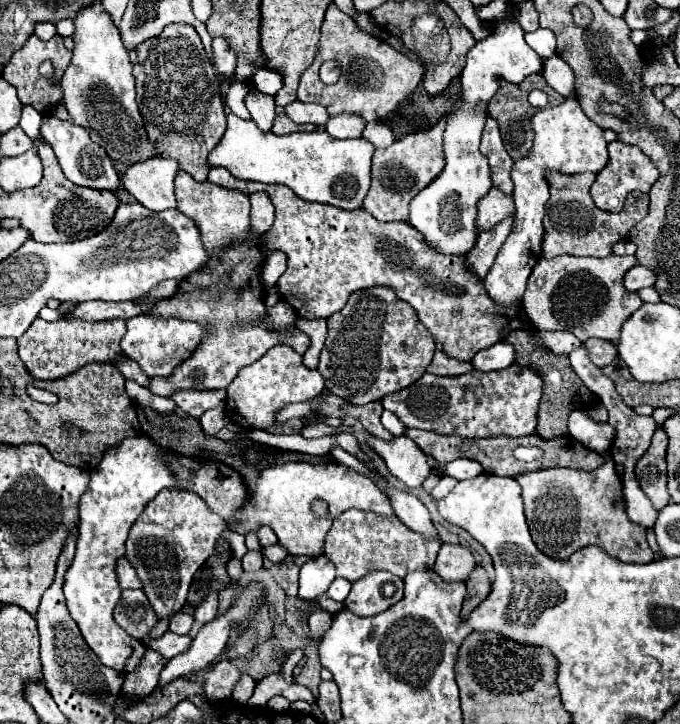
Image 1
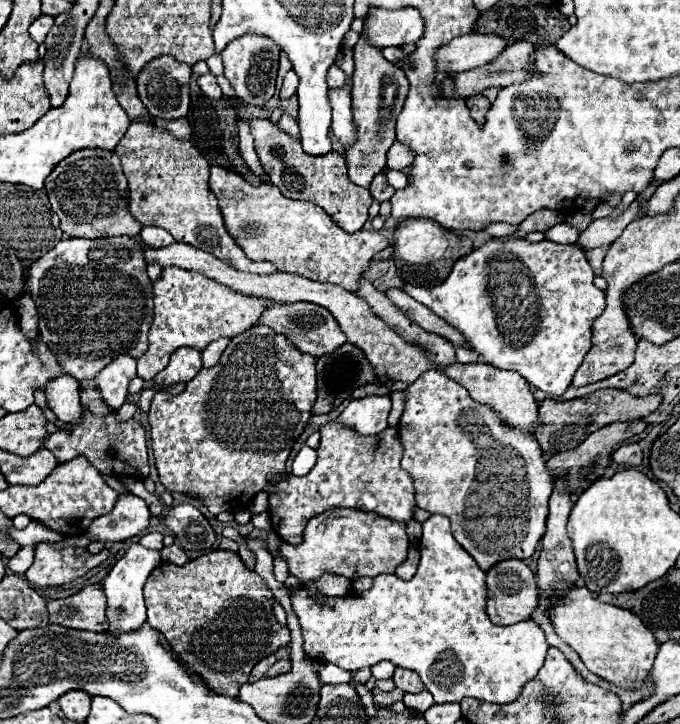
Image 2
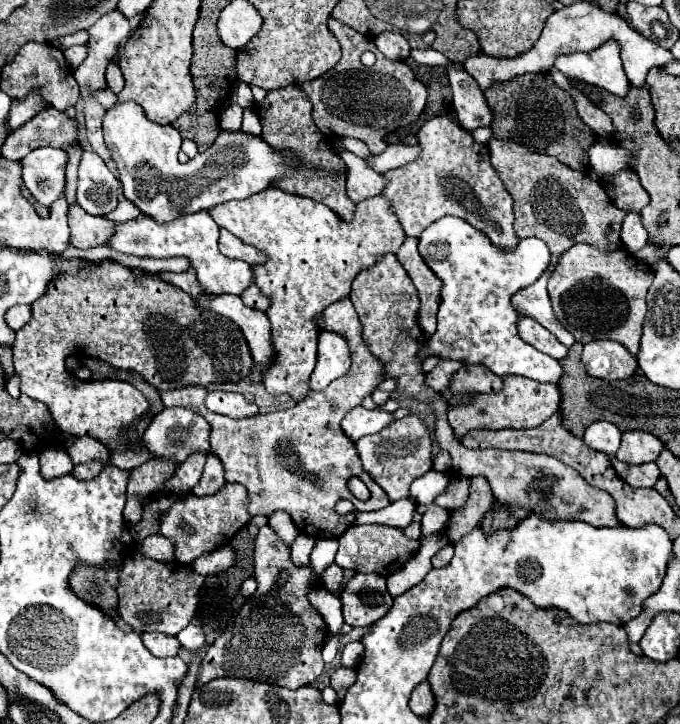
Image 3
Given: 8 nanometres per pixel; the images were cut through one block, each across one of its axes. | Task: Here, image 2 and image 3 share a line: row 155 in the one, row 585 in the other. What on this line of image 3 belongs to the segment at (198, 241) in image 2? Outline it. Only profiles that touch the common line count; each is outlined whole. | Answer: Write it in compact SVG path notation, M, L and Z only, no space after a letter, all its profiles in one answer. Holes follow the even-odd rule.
M132 554L120 572L118 582L118 614L138 634L164 632L176 636L190 624L198 608L198 592L204 576L192 574L192 570L180 562L156 562L142 554Z

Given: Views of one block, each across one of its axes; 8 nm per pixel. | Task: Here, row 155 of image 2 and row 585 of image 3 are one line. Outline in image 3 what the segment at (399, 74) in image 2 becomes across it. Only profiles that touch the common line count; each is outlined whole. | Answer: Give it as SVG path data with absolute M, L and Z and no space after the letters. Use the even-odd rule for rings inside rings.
M356 573L344 586L340 600L344 622L350 626L370 626L392 606L386 578L376 573Z

